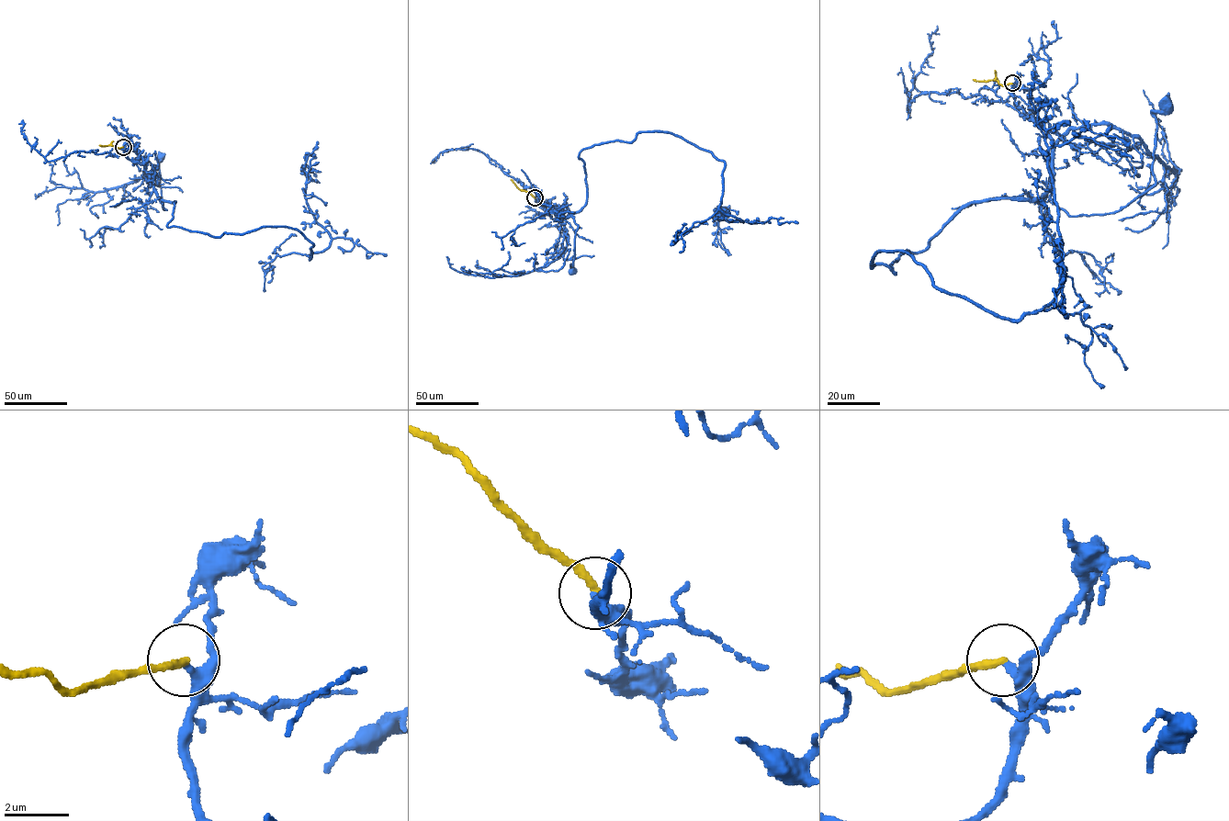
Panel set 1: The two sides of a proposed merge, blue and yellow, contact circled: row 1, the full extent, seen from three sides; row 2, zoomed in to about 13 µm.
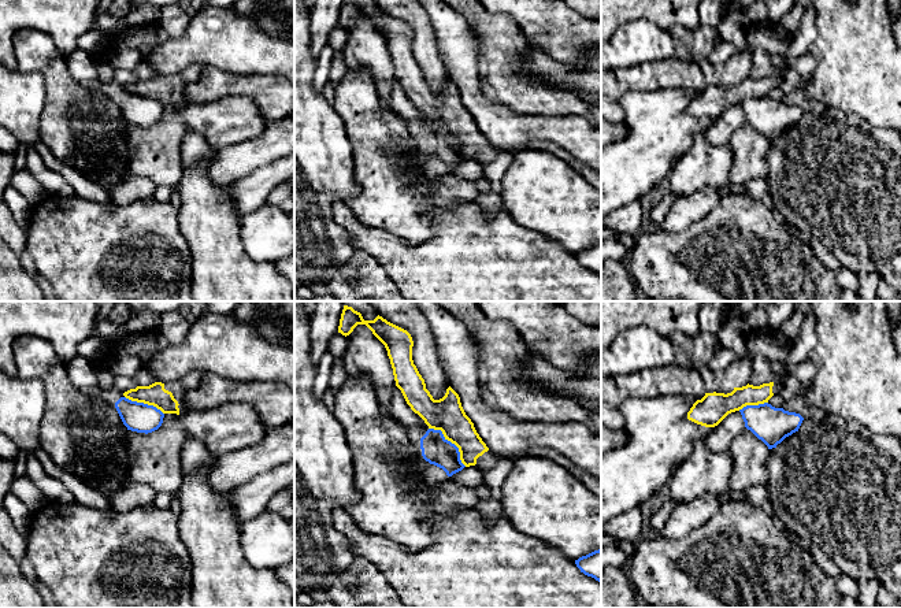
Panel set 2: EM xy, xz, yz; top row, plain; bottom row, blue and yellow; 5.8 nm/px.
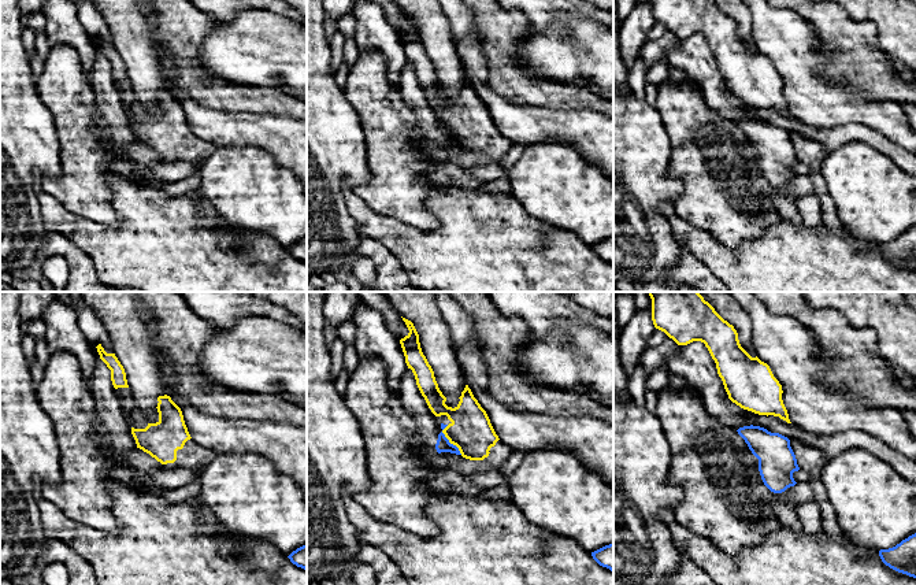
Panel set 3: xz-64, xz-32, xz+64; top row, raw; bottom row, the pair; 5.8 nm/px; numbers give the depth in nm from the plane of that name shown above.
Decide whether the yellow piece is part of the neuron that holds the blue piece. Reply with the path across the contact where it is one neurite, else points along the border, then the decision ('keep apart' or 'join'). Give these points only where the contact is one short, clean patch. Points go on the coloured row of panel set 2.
along xz (429, 427), (438, 429), (458, 448), (459, 459), (466, 466) | keep apart

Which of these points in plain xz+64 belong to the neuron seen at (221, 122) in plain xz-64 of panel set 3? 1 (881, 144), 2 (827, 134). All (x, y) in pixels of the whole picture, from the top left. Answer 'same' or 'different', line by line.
1: different
2: different

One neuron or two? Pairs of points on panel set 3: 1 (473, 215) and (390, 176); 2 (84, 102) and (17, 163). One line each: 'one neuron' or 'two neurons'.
1: two neurons
2: two neurons

